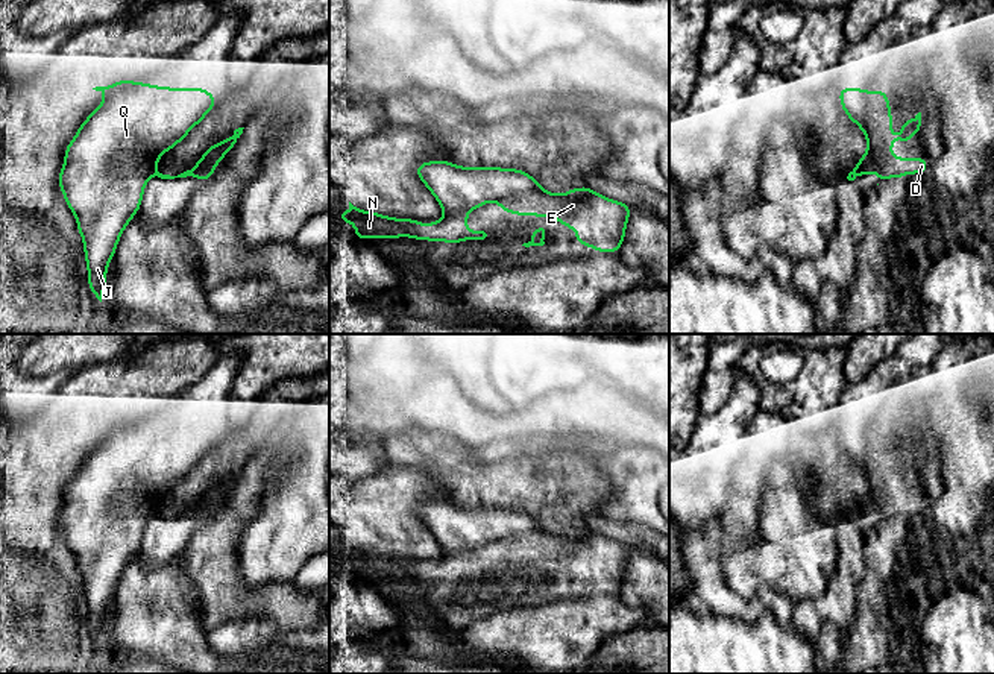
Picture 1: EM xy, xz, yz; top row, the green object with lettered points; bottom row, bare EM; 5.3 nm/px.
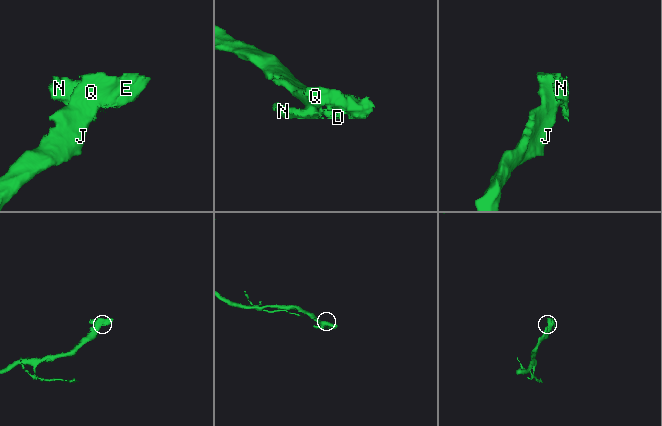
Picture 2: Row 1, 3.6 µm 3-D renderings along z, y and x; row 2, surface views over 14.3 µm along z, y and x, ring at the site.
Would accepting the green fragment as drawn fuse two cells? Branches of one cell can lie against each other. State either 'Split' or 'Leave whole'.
Split

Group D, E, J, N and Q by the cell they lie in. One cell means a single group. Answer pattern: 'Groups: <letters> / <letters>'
Groups: D E N / J Q

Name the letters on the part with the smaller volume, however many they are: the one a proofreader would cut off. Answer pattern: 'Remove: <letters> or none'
Remove: D, E, N

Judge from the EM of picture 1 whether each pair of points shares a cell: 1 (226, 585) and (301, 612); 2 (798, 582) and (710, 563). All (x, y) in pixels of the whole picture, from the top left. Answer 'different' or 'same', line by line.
1: same
2: different

